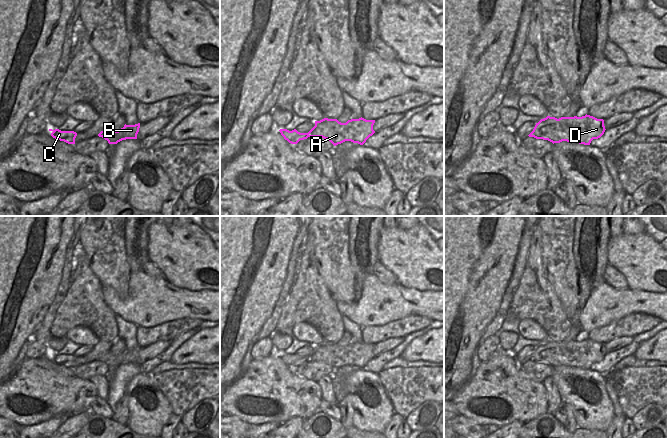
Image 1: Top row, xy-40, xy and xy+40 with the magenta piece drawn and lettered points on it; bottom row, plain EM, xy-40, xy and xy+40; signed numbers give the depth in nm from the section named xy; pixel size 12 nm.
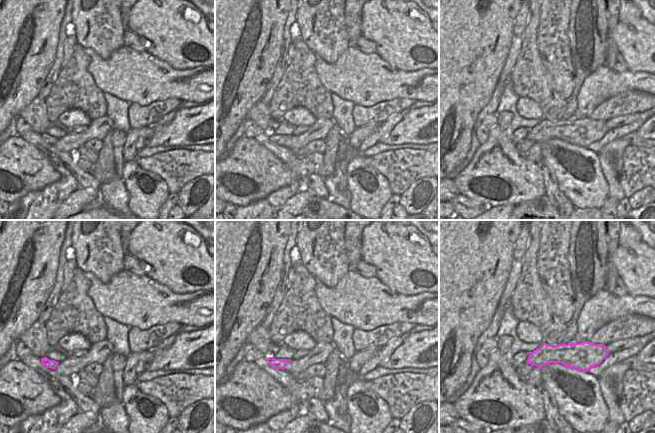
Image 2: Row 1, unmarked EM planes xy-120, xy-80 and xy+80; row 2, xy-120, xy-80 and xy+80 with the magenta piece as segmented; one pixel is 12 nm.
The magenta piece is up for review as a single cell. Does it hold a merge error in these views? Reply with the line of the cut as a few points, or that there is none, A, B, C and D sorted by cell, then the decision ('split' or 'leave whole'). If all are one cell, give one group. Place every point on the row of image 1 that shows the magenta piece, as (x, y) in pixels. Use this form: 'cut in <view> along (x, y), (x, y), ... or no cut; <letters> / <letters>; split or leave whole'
no cut; A B C D; leave whole

